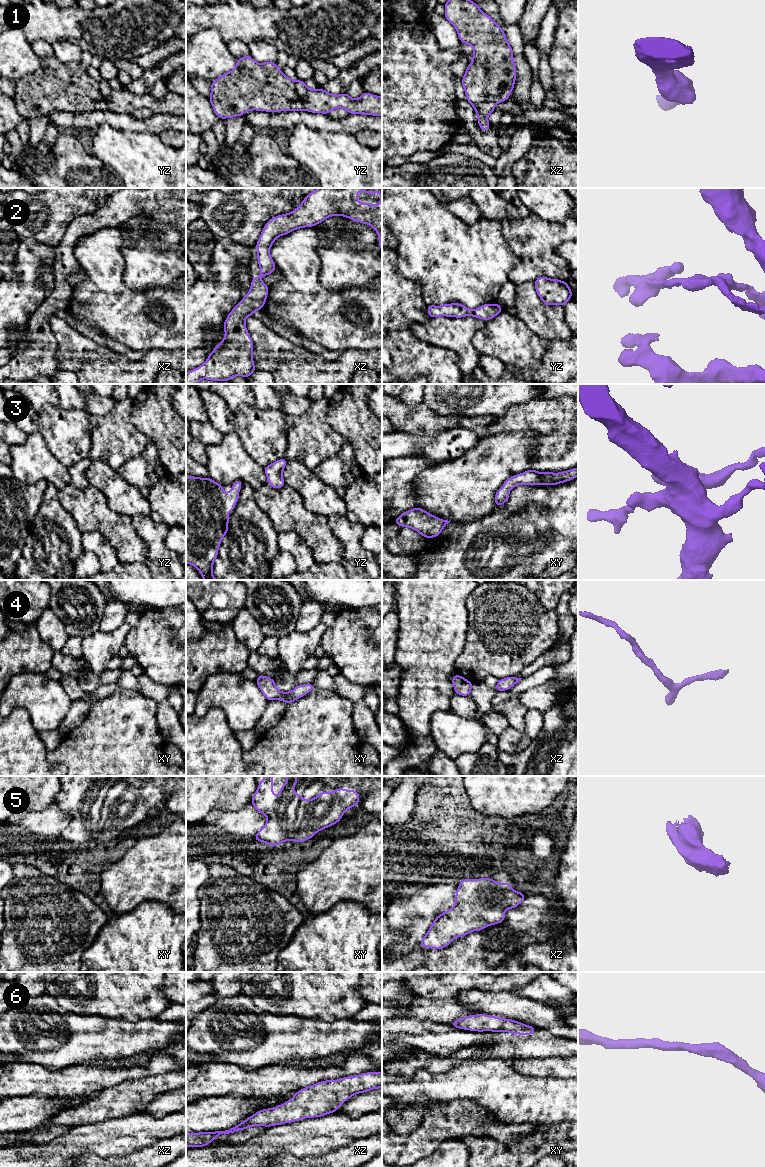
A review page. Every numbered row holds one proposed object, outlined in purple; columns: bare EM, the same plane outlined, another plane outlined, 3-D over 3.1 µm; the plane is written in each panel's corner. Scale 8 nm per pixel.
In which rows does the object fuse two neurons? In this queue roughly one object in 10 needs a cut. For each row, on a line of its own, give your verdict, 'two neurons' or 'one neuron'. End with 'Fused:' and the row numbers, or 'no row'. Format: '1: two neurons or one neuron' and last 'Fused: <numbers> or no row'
1: one neuron
2: one neuron
3: one neuron
4: one neuron
5: one neuron
6: one neuron
Fused: no row

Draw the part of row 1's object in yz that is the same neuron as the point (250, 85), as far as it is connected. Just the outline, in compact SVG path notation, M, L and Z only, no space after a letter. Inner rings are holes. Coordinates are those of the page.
M250 54L238 59L236 67L211 82L211 95L208 98L215 114L220 119L242 116L251 110L309 111L329 114L337 108L346 109L349 114L382 116L382 97L364 92L360 98L353 99L348 93L333 95L324 89L309 89L302 80L293 81L281 72L276 63L254 61Z

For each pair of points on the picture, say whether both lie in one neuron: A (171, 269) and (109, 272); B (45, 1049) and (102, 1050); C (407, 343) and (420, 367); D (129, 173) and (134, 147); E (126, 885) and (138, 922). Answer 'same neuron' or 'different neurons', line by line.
A: different neurons
B: same neuron
C: same neuron
D: same neuron
E: different neurons

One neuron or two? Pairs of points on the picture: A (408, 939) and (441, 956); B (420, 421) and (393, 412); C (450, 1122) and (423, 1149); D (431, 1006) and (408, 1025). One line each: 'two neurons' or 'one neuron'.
A: two neurons
B: one neuron
C: one neuron
D: two neurons

